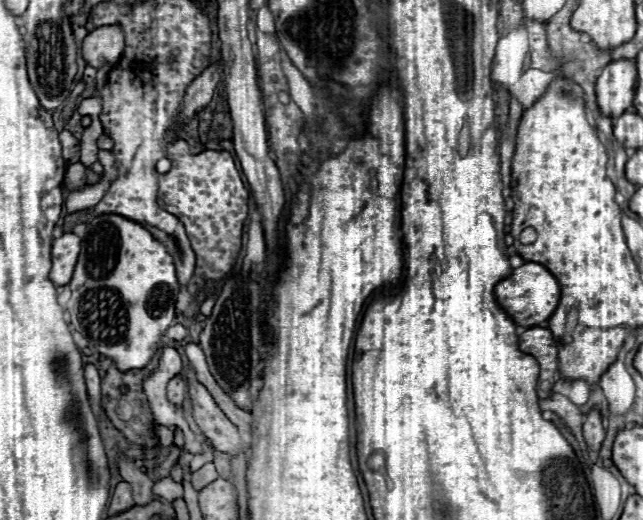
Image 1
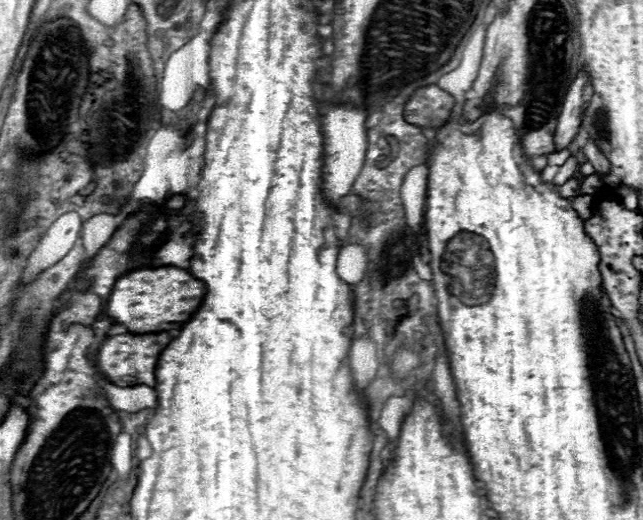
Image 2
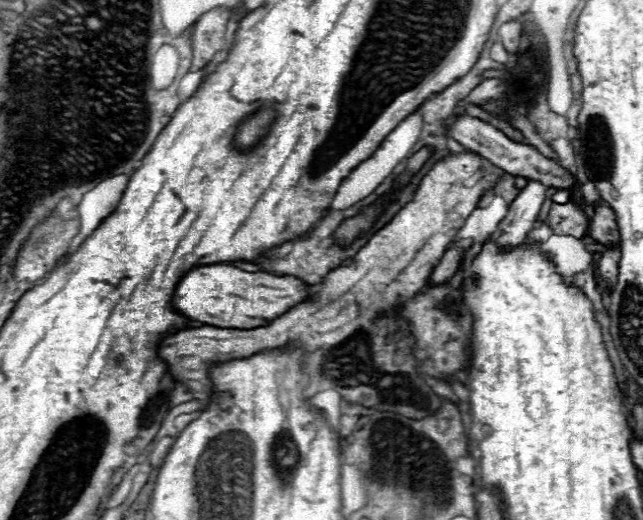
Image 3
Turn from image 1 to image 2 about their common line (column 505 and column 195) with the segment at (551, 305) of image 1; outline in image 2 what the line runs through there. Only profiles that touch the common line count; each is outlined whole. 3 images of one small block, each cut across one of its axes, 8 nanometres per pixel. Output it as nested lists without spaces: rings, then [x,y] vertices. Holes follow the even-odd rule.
[[[174,266],[160,268],[136,268],[120,276],[114,282],[110,298],[106,302],[106,314],[124,326],[130,334],[156,334],[178,330],[200,306],[206,286],[196,280],[188,270]]]

